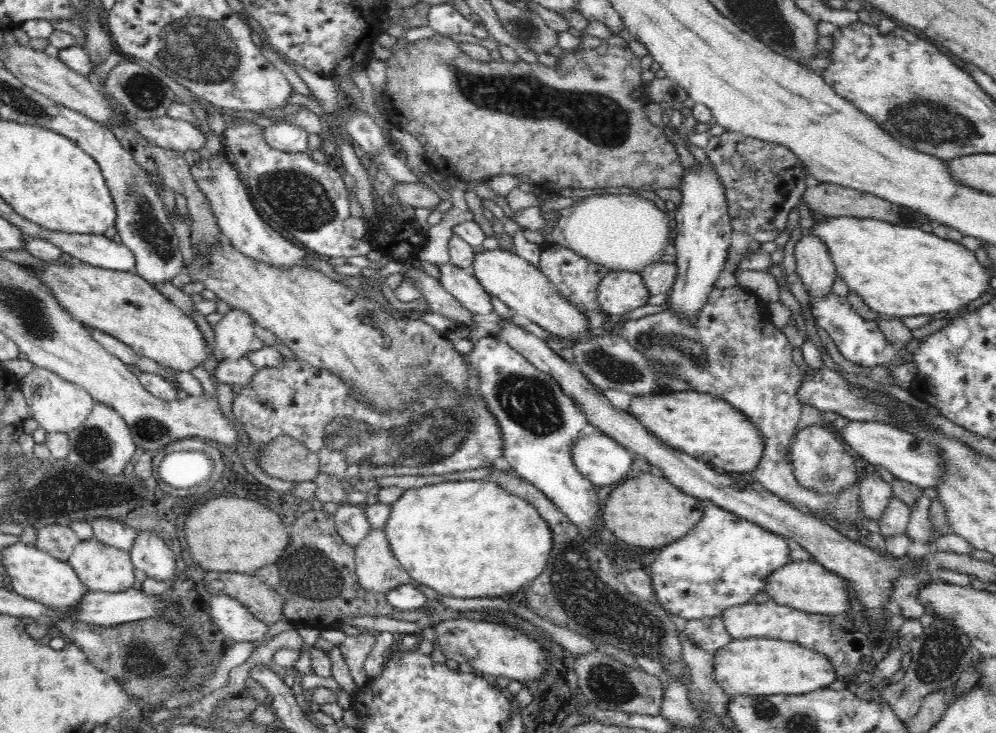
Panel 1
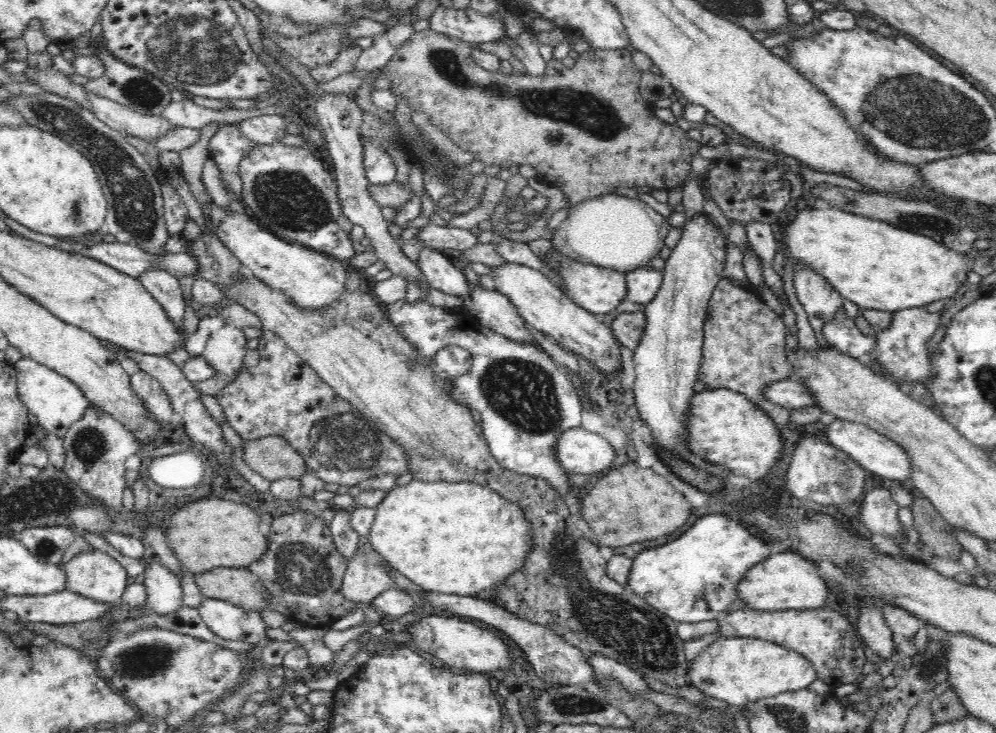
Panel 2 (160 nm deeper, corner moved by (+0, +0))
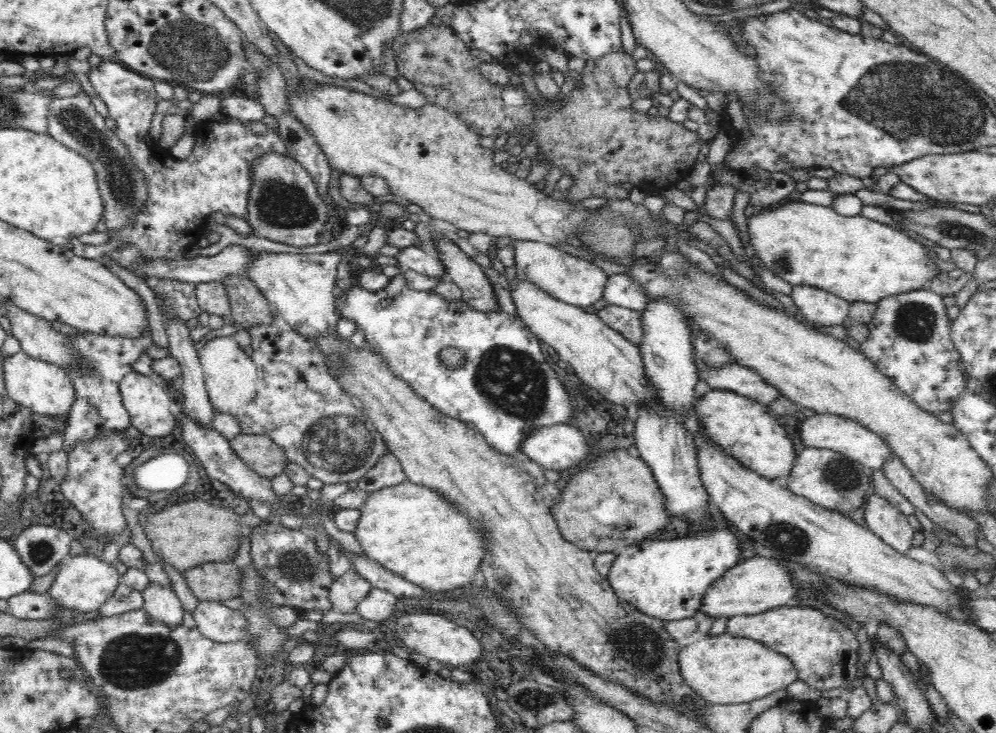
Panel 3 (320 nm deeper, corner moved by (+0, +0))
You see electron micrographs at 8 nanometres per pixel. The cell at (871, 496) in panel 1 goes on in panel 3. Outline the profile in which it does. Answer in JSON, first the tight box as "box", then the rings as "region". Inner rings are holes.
{"box":[863,493,915,555],"region":[[[877,493],[872,494],[864,506],[863,518],[868,529],[894,550],[905,555],[913,547],[912,536],[915,533],[906,517]]]}

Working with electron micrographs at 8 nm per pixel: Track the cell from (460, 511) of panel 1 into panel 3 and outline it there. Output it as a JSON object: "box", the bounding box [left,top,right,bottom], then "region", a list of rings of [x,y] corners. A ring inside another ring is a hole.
{"box":[353,479,485,592],"region":[[[406,479],[396,486],[386,487],[370,493],[366,504],[360,510],[360,518],[353,532],[365,554],[376,560],[384,568],[395,572],[409,583],[431,592],[454,592],[455,588],[466,586],[476,578],[476,570],[481,566],[485,553],[483,534],[477,524],[473,524],[461,512],[456,511],[438,490],[432,490]]]}

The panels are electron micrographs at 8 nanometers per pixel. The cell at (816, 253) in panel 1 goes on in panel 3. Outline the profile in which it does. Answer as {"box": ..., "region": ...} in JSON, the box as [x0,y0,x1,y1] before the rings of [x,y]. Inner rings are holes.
{"box":[790,286,850,326],"region":[[[794,286],[790,292],[794,304],[807,320],[812,320],[821,326],[836,326],[849,318],[850,302],[821,288],[814,286]]]}

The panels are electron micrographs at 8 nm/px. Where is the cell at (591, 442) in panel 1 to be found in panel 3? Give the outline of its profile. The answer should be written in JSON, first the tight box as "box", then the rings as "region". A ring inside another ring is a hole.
{"box":[519,424,593,472],"region":[[[571,424],[532,430],[520,441],[519,450],[531,461],[558,472],[593,458],[589,456],[589,446],[584,435]]]}

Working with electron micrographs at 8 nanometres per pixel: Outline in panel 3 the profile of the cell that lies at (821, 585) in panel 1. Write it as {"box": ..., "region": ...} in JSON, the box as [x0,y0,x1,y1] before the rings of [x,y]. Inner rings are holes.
{"box":[699,552,796,619],"region":[[[753,552],[708,585],[699,612],[716,619],[720,616],[750,616],[786,605],[794,596],[796,590],[786,565],[772,557],[764,557]]]}

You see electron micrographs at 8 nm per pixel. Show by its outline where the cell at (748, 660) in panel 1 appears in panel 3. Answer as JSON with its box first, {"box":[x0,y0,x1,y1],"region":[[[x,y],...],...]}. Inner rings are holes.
{"box":[678,633,798,704],"region":[[[723,633],[705,636],[696,642],[681,645],[678,664],[683,679],[709,704],[740,704],[786,689],[798,680],[794,663],[783,654],[756,640]]]}

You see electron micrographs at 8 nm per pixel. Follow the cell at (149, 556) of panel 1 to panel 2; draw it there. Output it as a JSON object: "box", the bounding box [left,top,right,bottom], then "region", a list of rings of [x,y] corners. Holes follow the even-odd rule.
{"box":[143,561,182,614],"region":[[[156,561],[146,564],[143,585],[147,590],[145,604],[150,614],[172,614],[182,608],[180,579]]]}

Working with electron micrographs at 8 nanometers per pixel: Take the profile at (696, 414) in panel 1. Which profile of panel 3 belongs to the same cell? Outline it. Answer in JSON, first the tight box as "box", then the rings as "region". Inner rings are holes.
{"box":[694,389,796,480],"region":[[[715,389],[698,397],[694,408],[707,438],[736,457],[744,467],[770,480],[790,474],[796,450],[768,406],[733,391]]]}

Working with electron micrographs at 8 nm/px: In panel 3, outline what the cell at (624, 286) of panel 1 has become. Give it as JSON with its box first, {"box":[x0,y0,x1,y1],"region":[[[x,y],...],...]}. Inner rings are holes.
{"box":[513,241,606,307],"region":[[[513,241],[515,276],[513,280],[529,280],[550,296],[577,307],[587,307],[603,298],[606,273],[595,263],[573,256],[544,242]]]}

